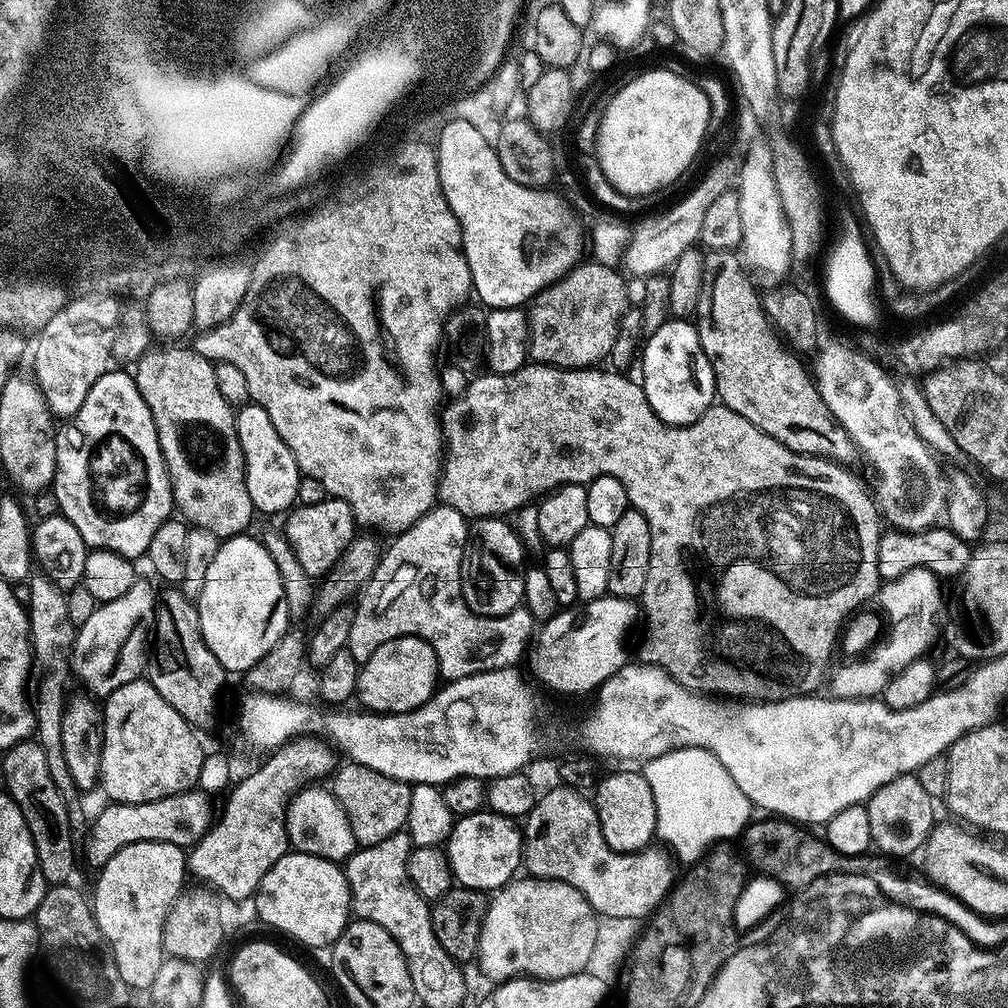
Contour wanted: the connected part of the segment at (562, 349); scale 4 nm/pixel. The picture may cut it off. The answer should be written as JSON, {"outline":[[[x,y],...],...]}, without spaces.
{"outline":[[[589,260],[544,288],[528,310],[531,361],[554,368],[588,368],[605,361],[616,342],[621,320],[630,309],[628,288],[621,274]]]}

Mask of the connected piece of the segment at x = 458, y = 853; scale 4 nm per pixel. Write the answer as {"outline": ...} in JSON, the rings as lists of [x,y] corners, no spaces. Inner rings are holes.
{"outline":[[[485,810],[459,817],[453,823],[446,851],[455,883],[461,888],[474,888],[477,892],[488,894],[503,888],[519,873],[516,871],[521,871],[524,837],[513,817]]]}

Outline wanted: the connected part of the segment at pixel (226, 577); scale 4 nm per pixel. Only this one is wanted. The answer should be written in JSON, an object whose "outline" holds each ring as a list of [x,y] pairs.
{"outline":[[[252,534],[230,536],[221,543],[218,554],[214,554],[214,562],[210,562],[210,570],[206,570],[206,586],[202,586],[198,607],[202,622],[202,638],[228,674],[249,672],[263,656],[274,651],[290,628],[278,568],[265,545],[259,539],[256,541]]]}

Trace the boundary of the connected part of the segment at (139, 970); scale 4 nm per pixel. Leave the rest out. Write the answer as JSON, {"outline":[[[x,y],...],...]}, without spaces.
{"outline":[[[134,842],[133,844],[127,844],[122,846],[122,850],[118,850],[118,854],[114,854],[111,858],[104,863],[103,868],[99,869],[98,875],[100,876],[96,880],[96,897],[91,897],[90,903],[92,905],[92,911],[96,914],[96,921],[100,927],[100,932],[104,936],[104,942],[107,951],[114,958],[114,962],[118,968],[118,974],[122,978],[122,982],[129,990],[136,990],[136,988],[142,988],[142,990],[148,990],[151,983],[154,982],[154,978],[158,973],[158,968],[162,966],[166,953],[164,950],[164,943],[162,942],[162,934],[164,933],[164,923],[166,922],[166,914],[170,910],[170,906],[180,896],[182,889],[185,887],[186,881],[186,852],[185,849],[174,846],[170,842]]]}

